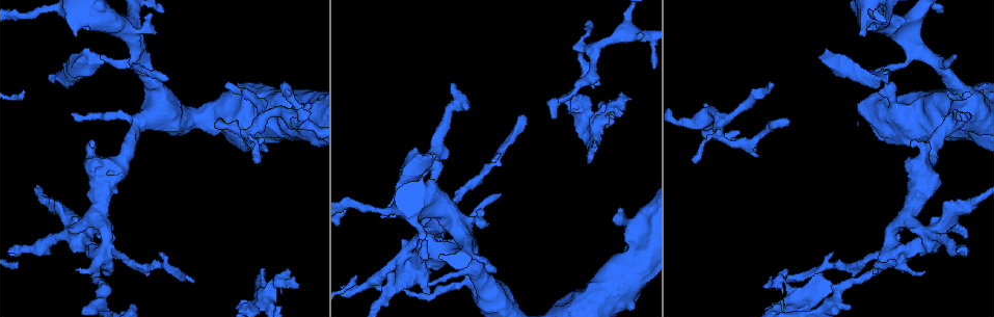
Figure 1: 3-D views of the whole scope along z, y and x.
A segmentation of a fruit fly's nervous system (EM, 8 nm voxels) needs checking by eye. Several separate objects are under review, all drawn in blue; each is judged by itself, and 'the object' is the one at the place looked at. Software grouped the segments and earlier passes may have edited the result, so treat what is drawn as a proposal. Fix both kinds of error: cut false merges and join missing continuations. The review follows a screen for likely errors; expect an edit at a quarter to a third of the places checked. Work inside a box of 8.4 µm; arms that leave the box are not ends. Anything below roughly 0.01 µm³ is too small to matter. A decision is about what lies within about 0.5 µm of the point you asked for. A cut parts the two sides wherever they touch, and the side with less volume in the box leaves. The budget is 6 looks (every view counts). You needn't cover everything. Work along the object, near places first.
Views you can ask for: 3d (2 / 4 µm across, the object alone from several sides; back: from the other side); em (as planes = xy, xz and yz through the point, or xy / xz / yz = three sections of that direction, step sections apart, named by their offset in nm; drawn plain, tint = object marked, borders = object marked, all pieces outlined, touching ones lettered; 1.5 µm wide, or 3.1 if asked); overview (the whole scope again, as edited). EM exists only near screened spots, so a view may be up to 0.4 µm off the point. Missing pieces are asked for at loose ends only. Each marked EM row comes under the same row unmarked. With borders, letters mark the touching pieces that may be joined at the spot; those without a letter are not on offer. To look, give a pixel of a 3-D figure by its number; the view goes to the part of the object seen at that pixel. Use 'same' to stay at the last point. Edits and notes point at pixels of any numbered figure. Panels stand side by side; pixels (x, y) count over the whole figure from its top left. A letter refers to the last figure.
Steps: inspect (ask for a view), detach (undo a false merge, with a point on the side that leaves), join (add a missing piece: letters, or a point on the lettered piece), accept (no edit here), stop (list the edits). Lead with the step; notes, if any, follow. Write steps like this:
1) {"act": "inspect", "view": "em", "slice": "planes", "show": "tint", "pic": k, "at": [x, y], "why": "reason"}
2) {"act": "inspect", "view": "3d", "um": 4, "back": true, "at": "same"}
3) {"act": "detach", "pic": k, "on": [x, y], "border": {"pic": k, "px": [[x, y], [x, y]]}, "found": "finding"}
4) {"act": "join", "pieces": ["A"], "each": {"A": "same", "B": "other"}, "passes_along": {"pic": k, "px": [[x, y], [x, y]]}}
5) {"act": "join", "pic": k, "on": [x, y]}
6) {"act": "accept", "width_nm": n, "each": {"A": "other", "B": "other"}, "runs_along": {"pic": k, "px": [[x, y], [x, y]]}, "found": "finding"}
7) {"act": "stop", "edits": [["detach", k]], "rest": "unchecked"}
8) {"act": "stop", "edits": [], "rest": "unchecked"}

{"act": "inspect", "view": "em", "slice": "planes", "show": "borders", "pic": 1, "at": [74, 235], "why": "thick turns thin"}

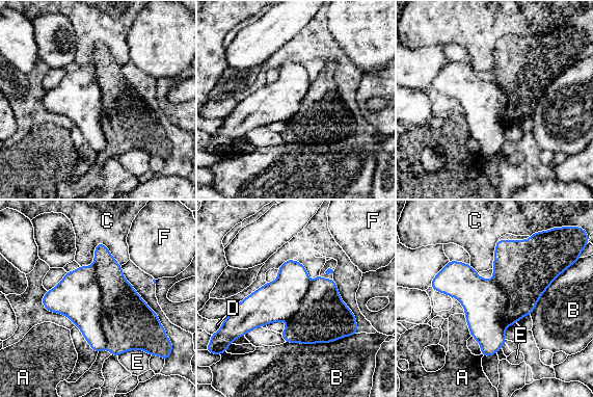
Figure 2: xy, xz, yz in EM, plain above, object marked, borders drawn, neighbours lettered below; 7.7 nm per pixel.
{"act": "detach", "pic": 2, "on": [128, 322], "longest_contact_nm": ["B", 550], "each": {"A": "other", "B": "other", "C": "other", "D": "other", "E": "other", "F": "other"}, "border": {"pic": 2, "px": [[91, 267], [101, 290], [105, 348]]}, "found": "a second neuron is stuck on"}

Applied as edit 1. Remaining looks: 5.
{"act": "inspect", "view": "overview", "why": "see it whole again"}

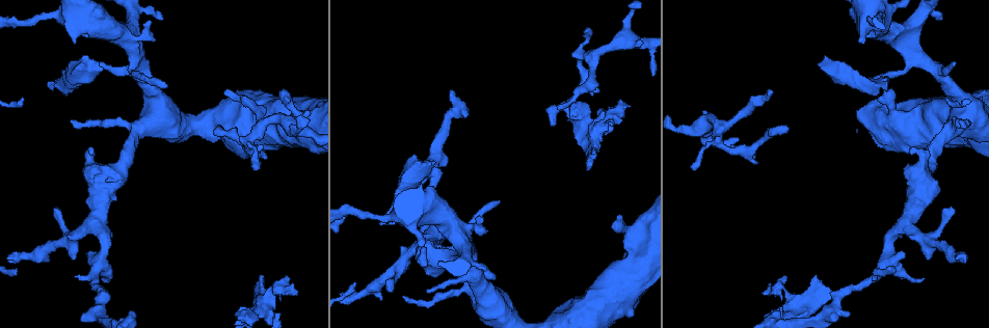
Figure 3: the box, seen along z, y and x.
{"act": "inspect", "view": "3d", "um": 2, "back": true, "pic": 3, "at": [418, 160], "why": "branch stops here"}

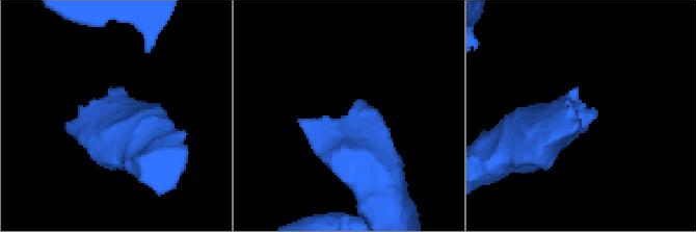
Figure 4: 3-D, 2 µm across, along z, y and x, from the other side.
{"act": "inspect", "view": "em", "slice": "planes", "show": "borders", "pic": 4, "at": [114, 90]}

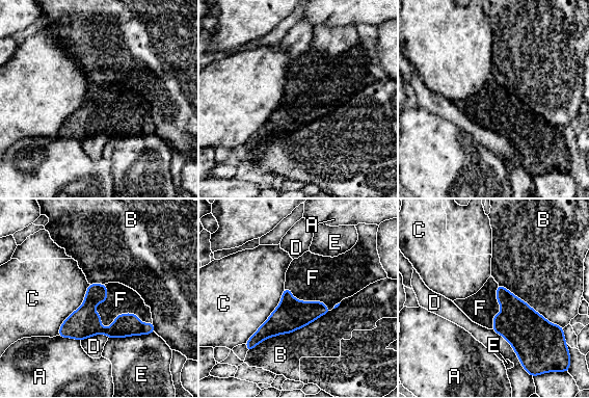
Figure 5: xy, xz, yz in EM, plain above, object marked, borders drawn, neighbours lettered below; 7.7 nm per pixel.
{"act": "join", "pieces": ["F"], "longest_contact_nm": ["B", 700], "each": {"A": "other", "B": "other", "C": "other", "D": "other", "E": "other", "F": "same"}, "passes_along": {"pic": 5, "px": [[82, 323], [105, 327], [121, 299]]}, "found": "it goes on there"}

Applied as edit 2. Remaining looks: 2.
{"act": "stop", "edits": [["detach", 2], ["join", 5]], "rest": "unchecked"}

